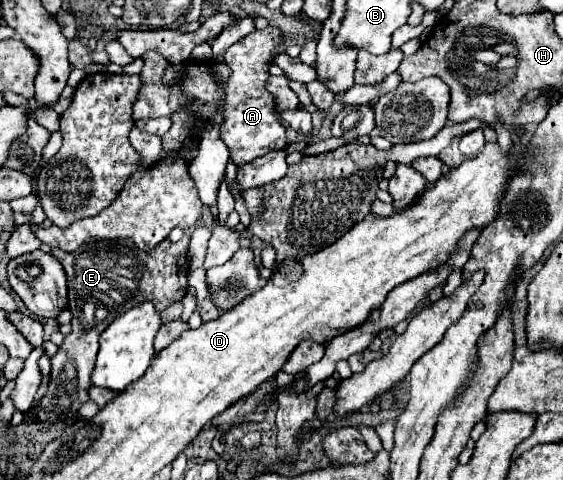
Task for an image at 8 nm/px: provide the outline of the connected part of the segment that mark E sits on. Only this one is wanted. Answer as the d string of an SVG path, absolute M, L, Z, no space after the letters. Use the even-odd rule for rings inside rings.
M183 237L177 243L161 241L151 253L139 251L129 239L97 241L79 247L73 253L61 249L51 249L51 255L63 265L69 285L69 311L73 313L73 333L65 337L65 343L59 347L59 353L51 359L51 381L49 389L57 389L57 395L43 395L39 405L33 409L33 417L45 419L55 417L63 421L63 415L77 413L83 403L89 401L91 373L95 367L95 357L99 349L99 335L103 329L135 307L141 301L151 301L157 311L163 311L175 301L181 301L187 293L187 257L189 237Z

